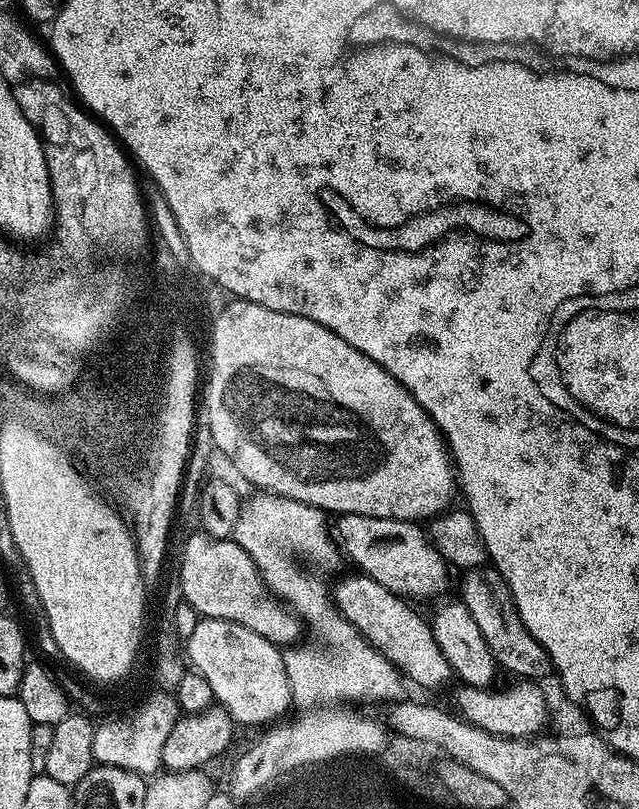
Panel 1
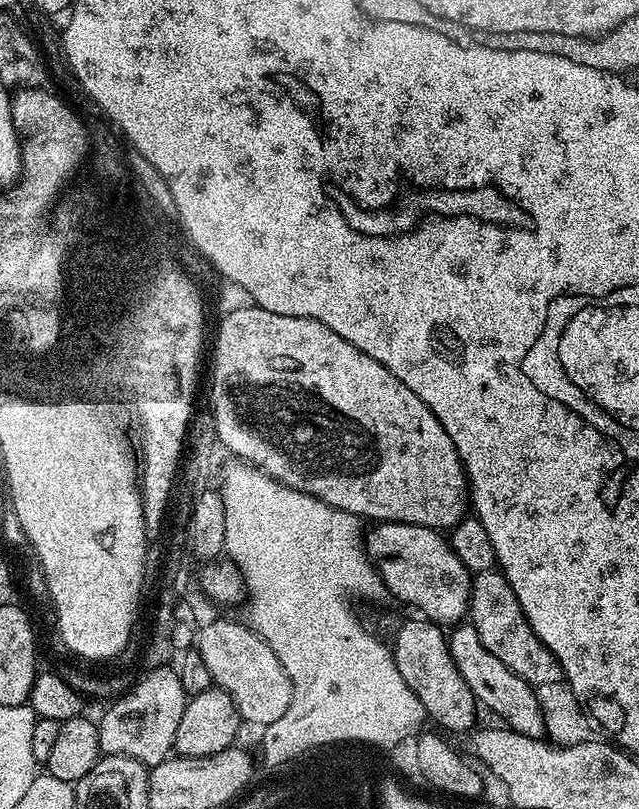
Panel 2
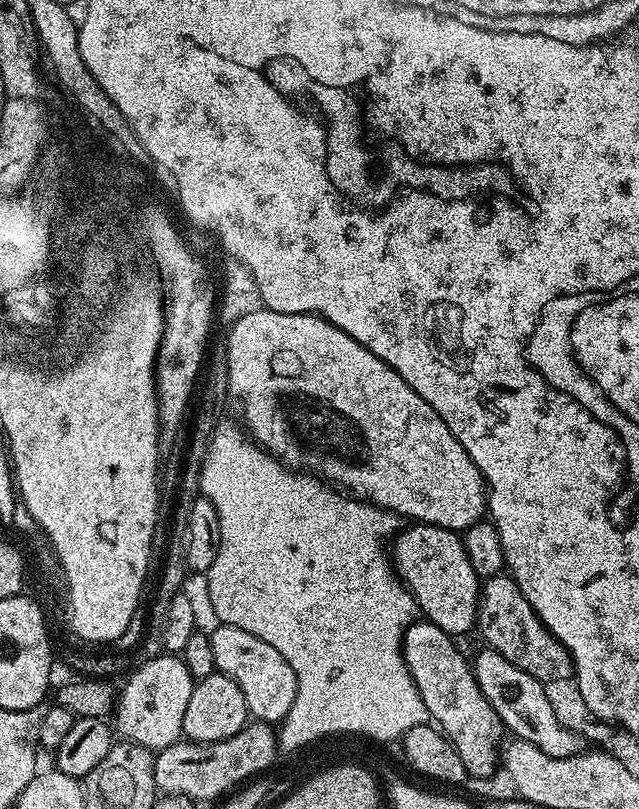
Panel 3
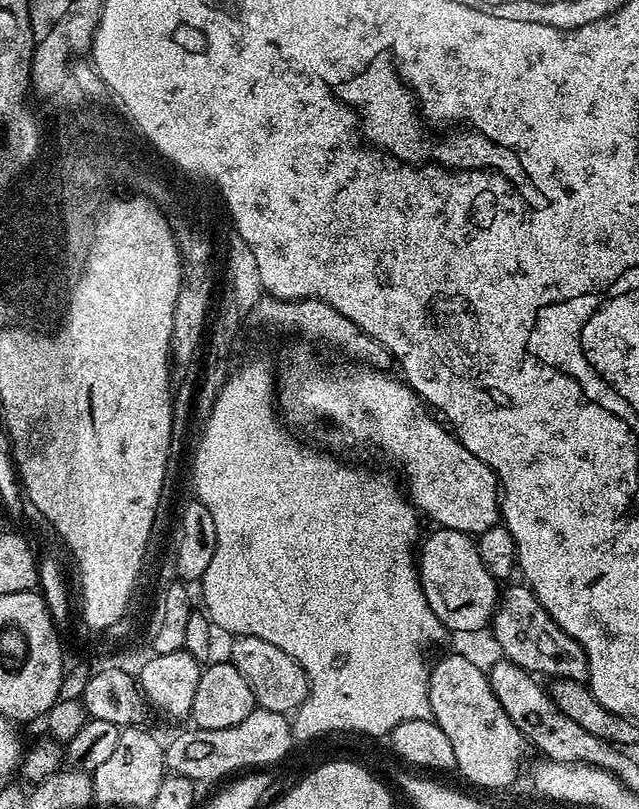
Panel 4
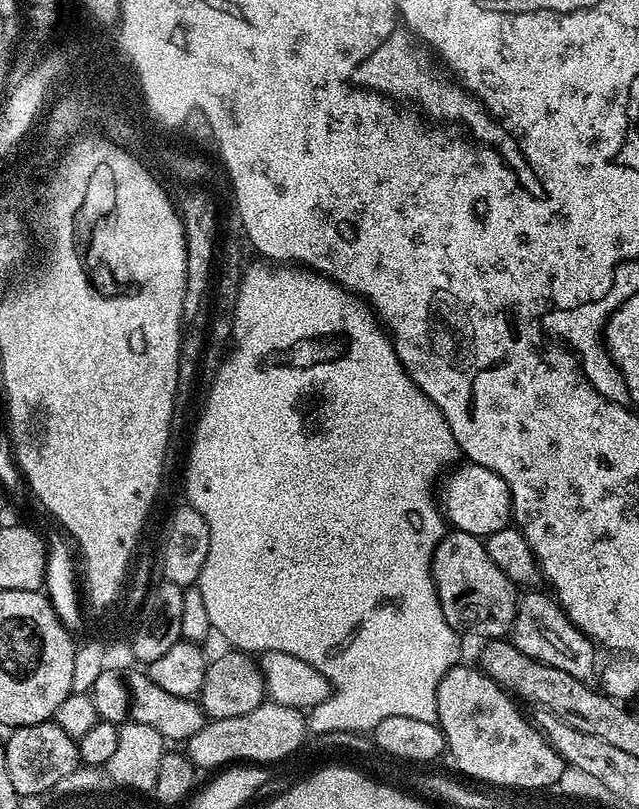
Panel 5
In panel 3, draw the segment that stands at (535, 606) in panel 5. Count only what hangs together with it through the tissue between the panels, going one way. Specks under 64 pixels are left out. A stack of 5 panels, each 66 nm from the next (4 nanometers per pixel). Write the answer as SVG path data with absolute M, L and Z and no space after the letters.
M511 575L489 576L483 581L476 624L487 647L502 654L502 658L518 666L518 670L526 670L526 674L534 674L534 678L538 678L546 686L552 686L559 680L573 679L572 659L566 646L562 646L562 642L558 642L558 638L554 638L550 630L546 630L538 614L534 614L534 606L526 602L526 594L518 590Z

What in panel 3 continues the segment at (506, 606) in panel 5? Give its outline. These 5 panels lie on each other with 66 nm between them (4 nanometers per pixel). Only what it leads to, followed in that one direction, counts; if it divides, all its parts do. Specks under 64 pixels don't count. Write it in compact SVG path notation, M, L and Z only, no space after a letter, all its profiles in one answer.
M416 522L408 527L405 527L391 541L390 559L392 567L396 570L396 575L407 586L408 593L416 600L417 609L430 623L438 626L453 638L459 638L463 632L468 632L471 628L473 631L476 624L476 612L480 608L482 577L474 570L474 566L470 566L470 558L466 554L463 535L437 524Z

